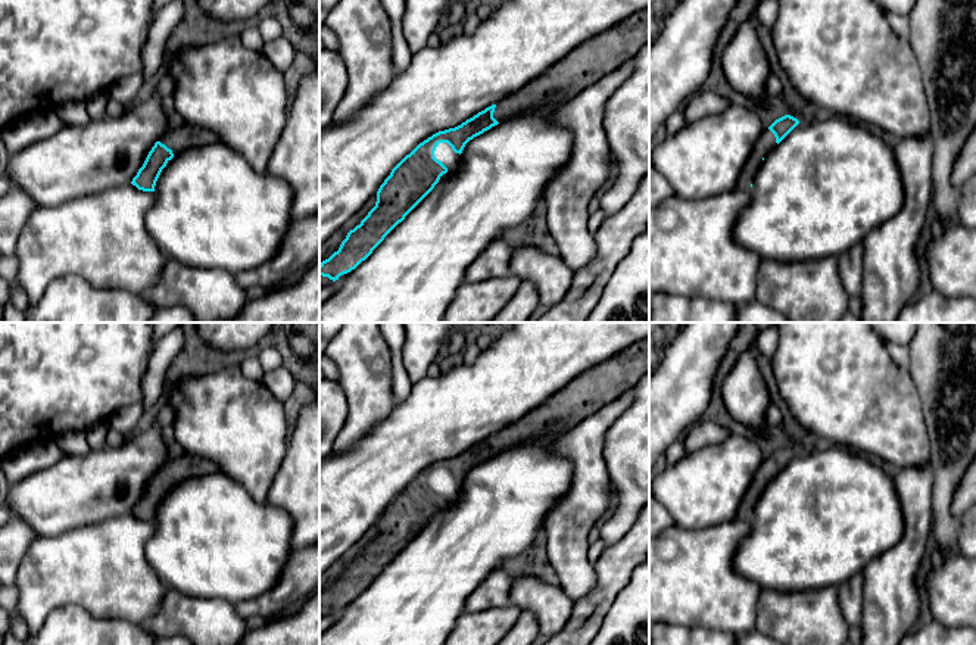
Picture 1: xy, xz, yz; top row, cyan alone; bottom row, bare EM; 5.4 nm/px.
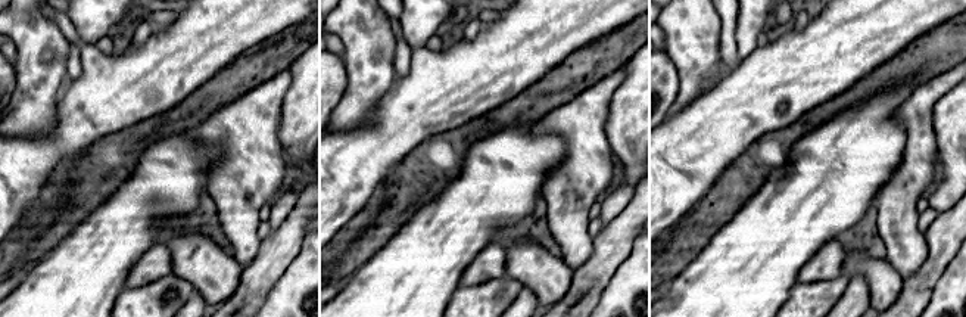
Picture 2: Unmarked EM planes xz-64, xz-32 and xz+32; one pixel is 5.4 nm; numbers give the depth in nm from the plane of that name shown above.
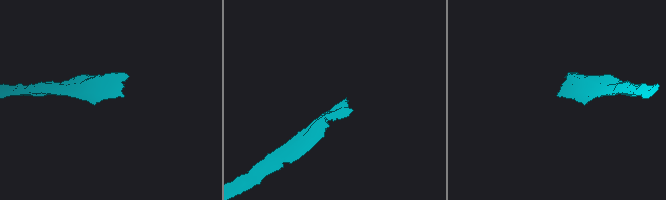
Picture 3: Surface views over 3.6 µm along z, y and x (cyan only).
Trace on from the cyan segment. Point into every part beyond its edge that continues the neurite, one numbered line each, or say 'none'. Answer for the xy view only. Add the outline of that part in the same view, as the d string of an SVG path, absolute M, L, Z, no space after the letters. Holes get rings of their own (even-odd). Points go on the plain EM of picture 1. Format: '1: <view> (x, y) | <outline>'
1: xy (183, 467) | M184 454L175 458L169 458L160 468L160 473L172 480L174 486L199 476L208 476L221 473L221 468L212 461Z

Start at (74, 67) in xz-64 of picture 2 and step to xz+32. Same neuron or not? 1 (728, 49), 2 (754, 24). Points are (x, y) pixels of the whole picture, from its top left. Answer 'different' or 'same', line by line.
1: same
2: different

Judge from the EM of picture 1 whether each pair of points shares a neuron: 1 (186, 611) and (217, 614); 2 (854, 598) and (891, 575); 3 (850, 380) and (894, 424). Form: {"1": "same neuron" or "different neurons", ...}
{"1": "same neuron", "2": "different neurons", "3": "same neuron"}

